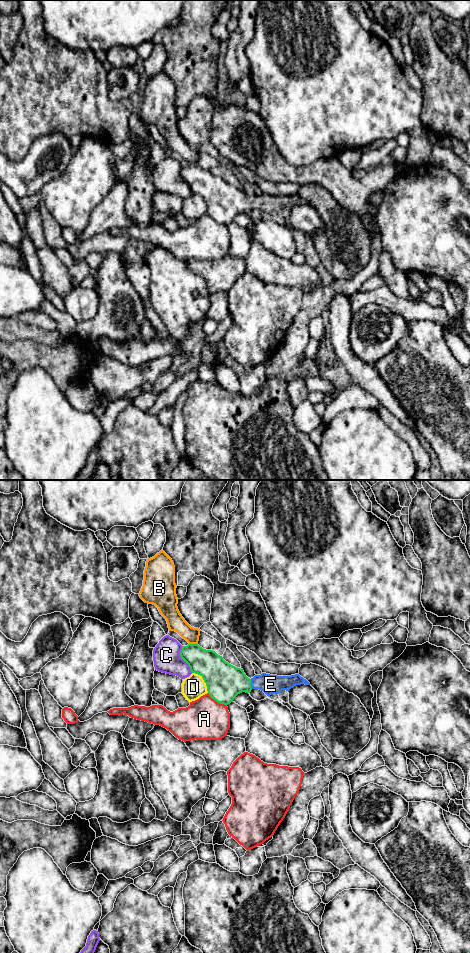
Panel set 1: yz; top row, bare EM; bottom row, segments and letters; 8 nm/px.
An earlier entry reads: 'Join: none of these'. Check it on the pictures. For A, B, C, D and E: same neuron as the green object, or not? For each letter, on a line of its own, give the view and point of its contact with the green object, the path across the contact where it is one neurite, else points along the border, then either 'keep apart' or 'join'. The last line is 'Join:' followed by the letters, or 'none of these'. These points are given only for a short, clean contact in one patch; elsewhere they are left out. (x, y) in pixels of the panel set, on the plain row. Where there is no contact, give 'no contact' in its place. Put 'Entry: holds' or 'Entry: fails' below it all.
A: meets green in yz at (217, 221); keep apart
B: meets green in yz at (193, 164); keep apart
C: meets green in yz at (182, 178); keep apart
D: meets green in yz at (203, 199); keep apart
E: meets green in yz at (250, 204); runs through yz (224, 202), (250, 204), (270, 204); join
Join: E
Entry: fails

